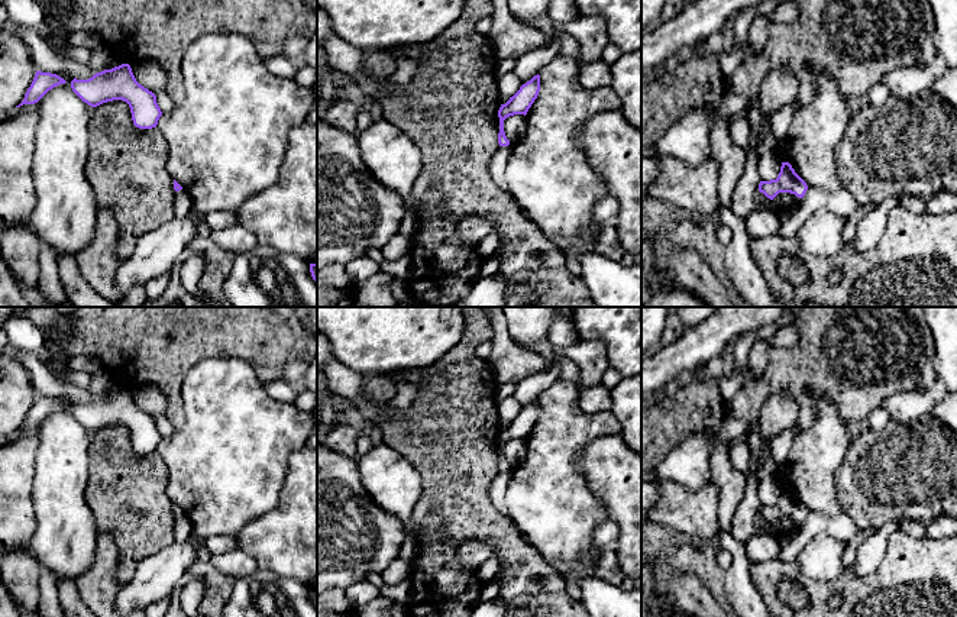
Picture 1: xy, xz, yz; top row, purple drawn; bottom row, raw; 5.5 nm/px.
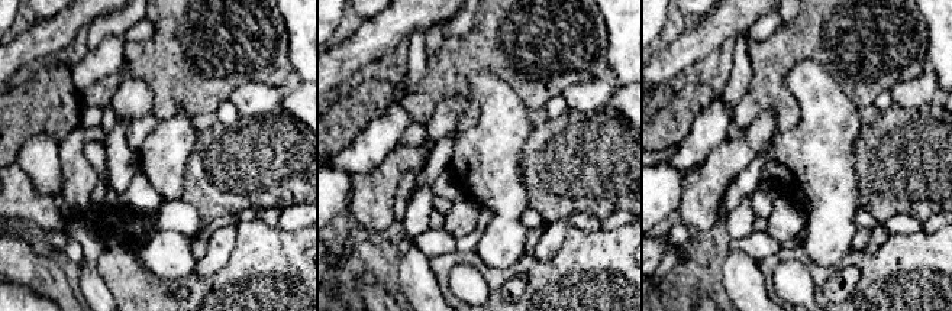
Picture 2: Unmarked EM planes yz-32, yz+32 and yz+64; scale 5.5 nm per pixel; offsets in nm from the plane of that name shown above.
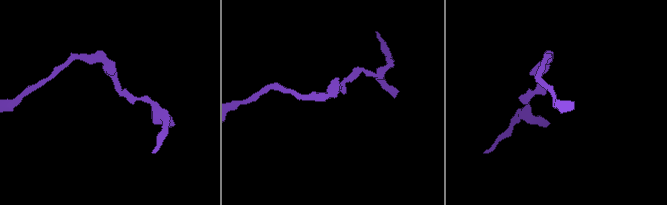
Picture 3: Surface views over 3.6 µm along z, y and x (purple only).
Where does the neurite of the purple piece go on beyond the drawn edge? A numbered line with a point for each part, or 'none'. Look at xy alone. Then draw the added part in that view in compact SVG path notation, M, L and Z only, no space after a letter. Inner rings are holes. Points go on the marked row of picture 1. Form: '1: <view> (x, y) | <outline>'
none

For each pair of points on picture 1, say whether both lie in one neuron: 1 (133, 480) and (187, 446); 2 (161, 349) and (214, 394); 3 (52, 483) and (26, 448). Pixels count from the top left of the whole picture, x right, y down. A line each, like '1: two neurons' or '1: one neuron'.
1: two neurons
2: two neurons
3: two neurons

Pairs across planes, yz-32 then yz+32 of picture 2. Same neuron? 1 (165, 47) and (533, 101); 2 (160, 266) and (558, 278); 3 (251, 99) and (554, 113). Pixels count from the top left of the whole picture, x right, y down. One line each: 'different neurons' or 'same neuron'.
1: same neuron
2: different neurons
3: different neurons

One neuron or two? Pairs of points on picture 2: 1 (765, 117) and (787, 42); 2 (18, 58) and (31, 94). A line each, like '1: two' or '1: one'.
1: two
2: two

